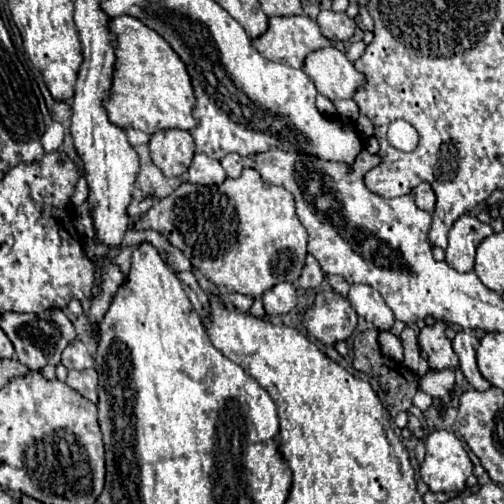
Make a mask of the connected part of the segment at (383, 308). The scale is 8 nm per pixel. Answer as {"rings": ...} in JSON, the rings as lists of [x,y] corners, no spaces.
{"rings":[[[352,284],[348,292],[348,302],[352,308],[366,318],[366,322],[372,322],[378,330],[390,330],[394,324],[392,310],[382,300],[380,292],[376,288],[366,284]]]}

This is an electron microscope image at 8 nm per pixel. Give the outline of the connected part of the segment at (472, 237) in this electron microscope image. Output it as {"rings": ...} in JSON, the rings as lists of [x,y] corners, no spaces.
{"rings":[[[462,214],[448,232],[446,262],[458,272],[472,270],[476,248],[490,234],[494,234],[490,224],[484,224],[474,216]]]}

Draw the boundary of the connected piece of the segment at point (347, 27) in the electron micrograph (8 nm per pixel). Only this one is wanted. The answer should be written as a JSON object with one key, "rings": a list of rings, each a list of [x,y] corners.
{"rings":[[[324,10],[318,14],[318,26],[322,34],[332,42],[350,40],[356,30],[356,22],[352,18],[348,18],[346,14],[332,12],[332,10]]]}

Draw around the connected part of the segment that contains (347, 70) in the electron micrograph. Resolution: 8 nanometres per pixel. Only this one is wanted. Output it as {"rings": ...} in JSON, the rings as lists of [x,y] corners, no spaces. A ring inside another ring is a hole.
{"rings":[[[334,46],[310,52],[302,70],[312,78],[316,90],[330,100],[350,98],[364,82],[364,76]]]}

